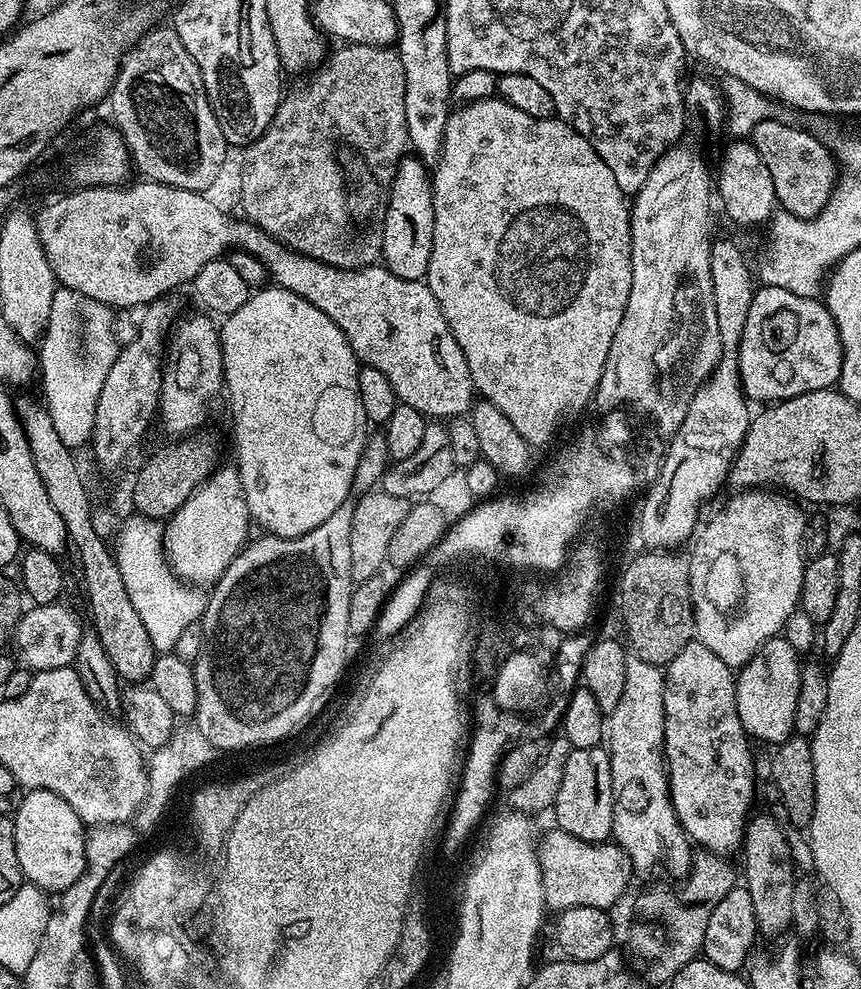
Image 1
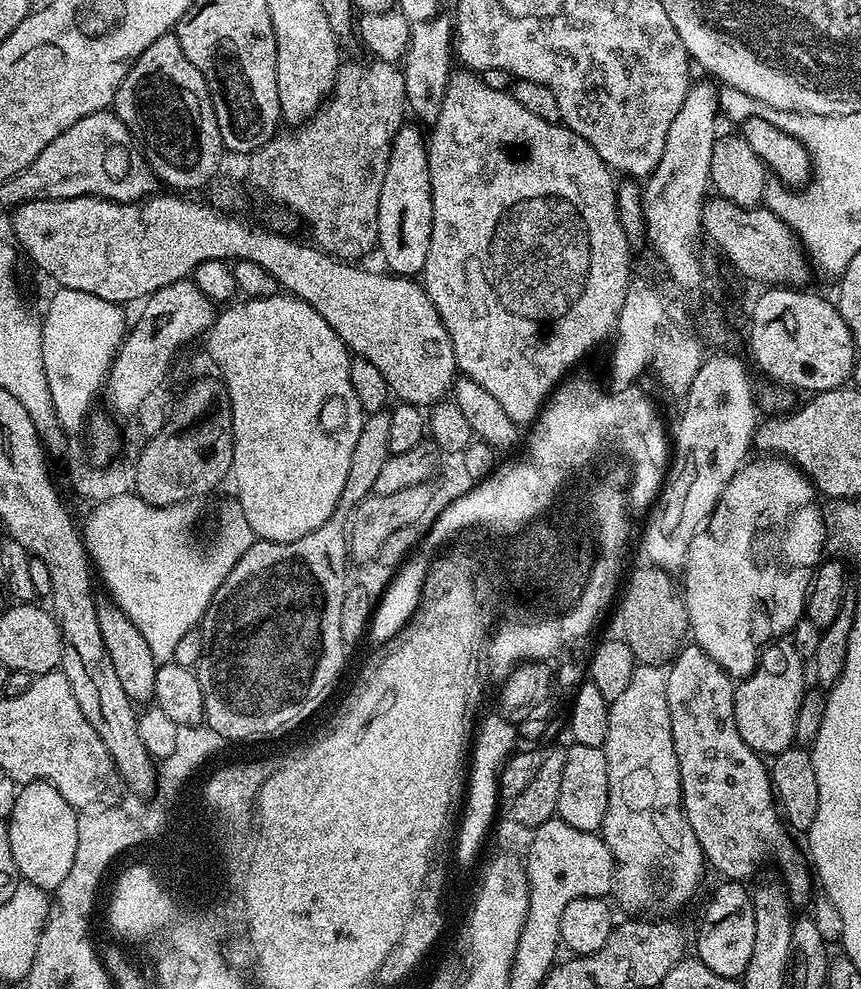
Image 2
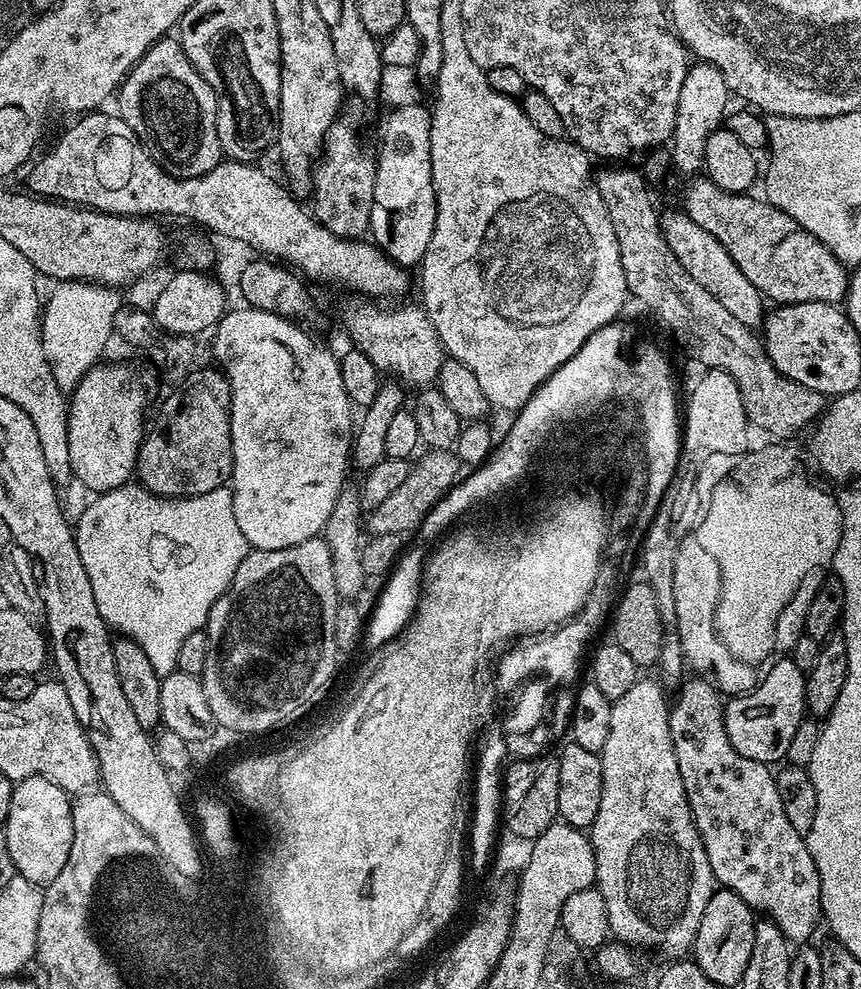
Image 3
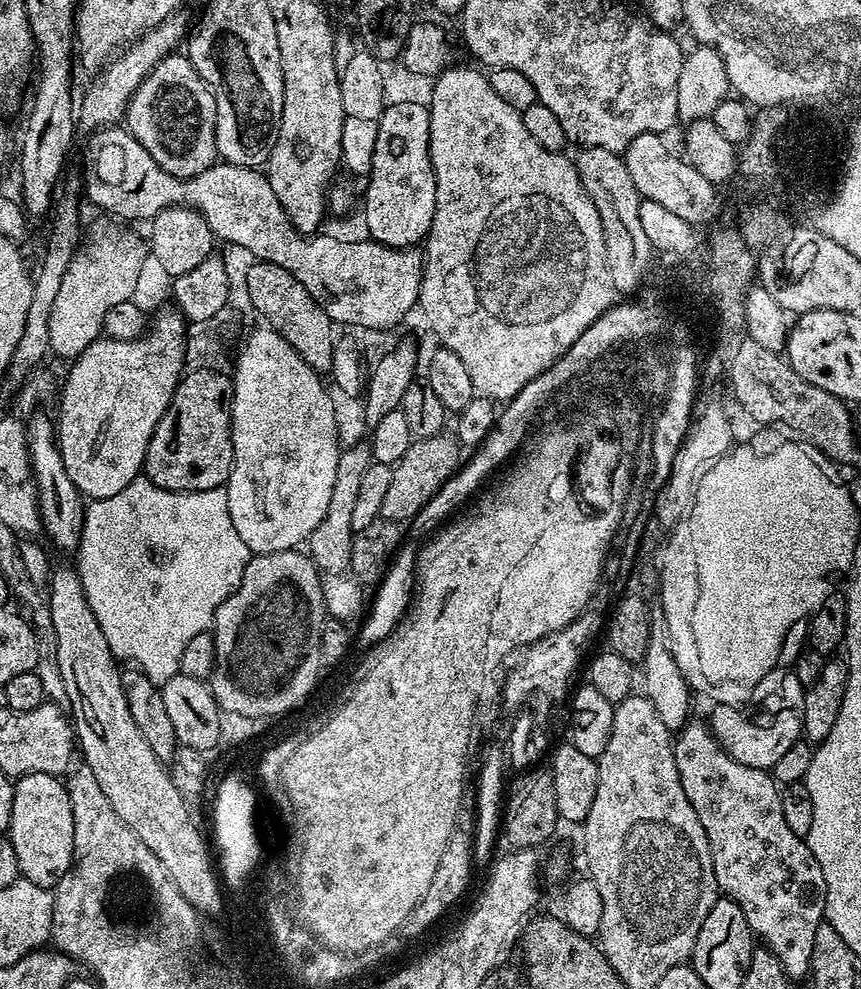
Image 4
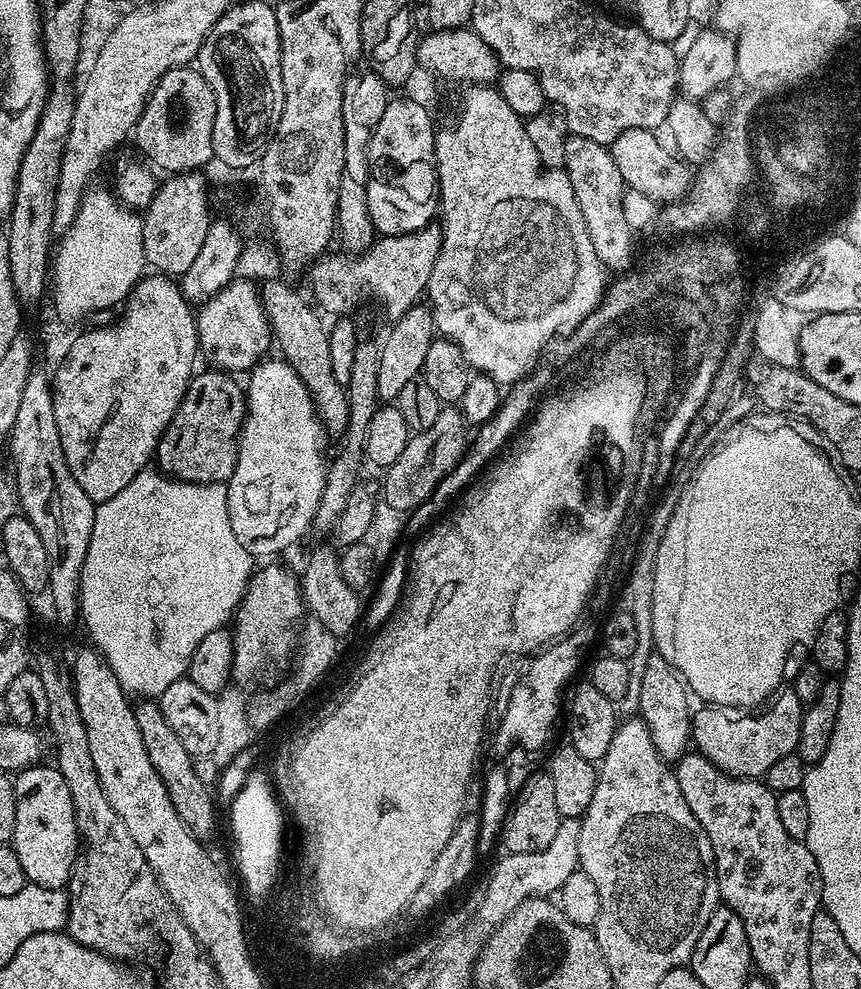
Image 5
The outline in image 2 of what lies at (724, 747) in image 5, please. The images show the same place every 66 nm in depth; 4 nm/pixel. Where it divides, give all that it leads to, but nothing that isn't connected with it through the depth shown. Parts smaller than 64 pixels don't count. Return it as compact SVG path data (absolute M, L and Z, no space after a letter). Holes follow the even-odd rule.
M780 638L763 649L756 669L735 685L734 722L738 726L738 734L742 734L742 742L760 753L761 757L775 758L779 752L793 747L798 706L802 706L806 691L804 664L805 657L798 654L791 639Z

